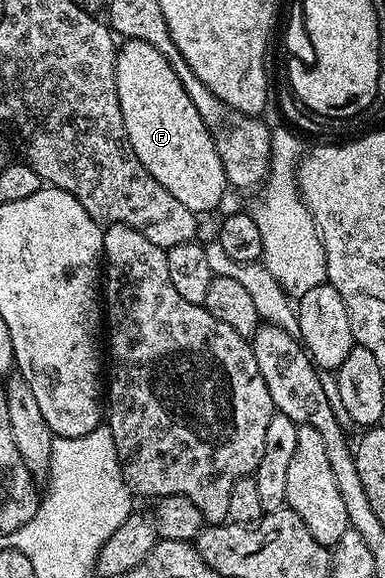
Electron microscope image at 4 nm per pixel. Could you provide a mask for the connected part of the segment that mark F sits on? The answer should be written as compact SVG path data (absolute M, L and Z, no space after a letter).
M127 39L118 47L116 57L116 93L120 97L120 109L124 117L124 129L136 157L140 157L140 165L176 197L185 207L195 213L210 213L228 191L224 165L220 165L220 153L212 145L212 137L208 129L204 129L204 121L200 121L200 113L196 113L196 105L192 105L188 93L184 93L184 85L180 85L180 77L176 77L176 69L160 53L160 49L152 49L148 41Z

